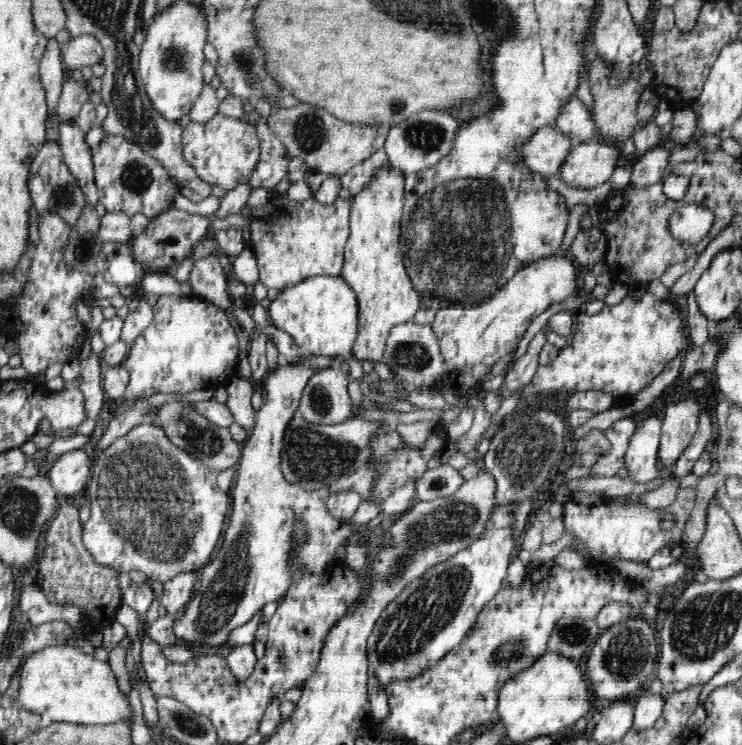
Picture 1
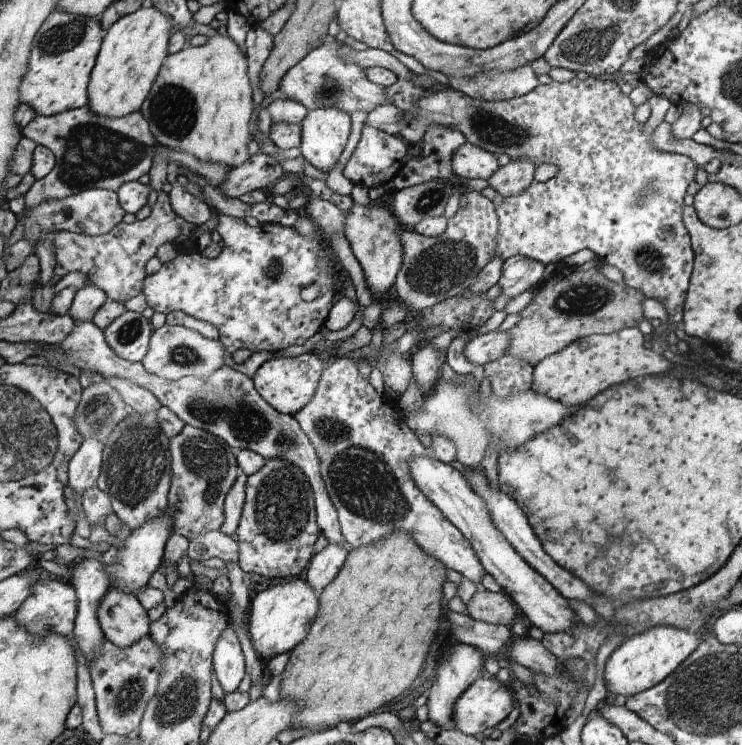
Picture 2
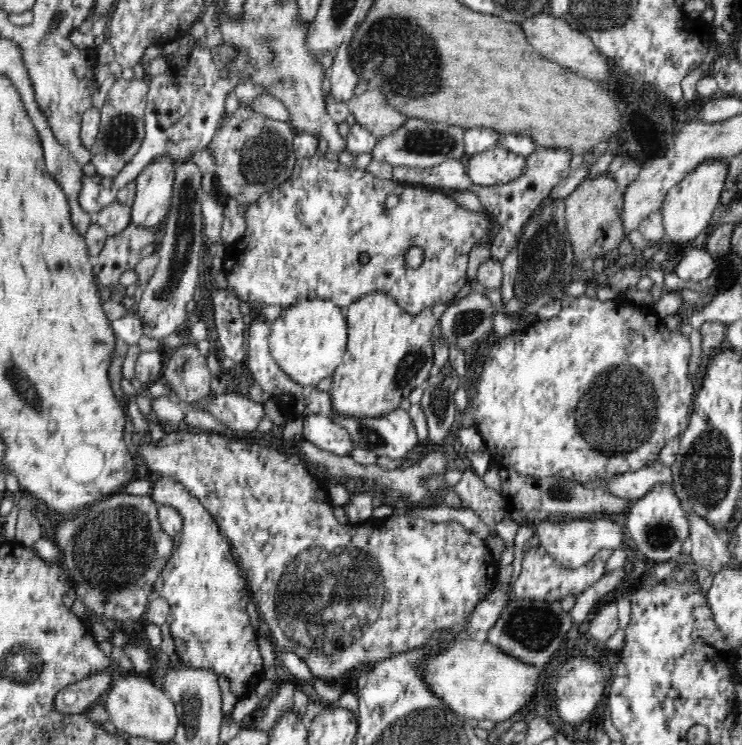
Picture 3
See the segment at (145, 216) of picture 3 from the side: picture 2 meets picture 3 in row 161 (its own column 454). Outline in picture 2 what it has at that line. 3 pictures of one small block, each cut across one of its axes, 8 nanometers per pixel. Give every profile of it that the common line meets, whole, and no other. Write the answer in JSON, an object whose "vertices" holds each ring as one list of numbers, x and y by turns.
{"vertices":[[464,142,452,156,452,170,460,180,488,180,499,168,495,153,470,142]]}

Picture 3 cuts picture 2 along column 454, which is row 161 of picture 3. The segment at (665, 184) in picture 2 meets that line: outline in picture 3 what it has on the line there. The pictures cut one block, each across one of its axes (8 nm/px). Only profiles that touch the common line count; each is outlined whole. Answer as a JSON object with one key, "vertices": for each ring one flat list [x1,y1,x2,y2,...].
{"vertices":[[119,78,106,91,105,101,101,108,99,132,94,146,90,149,90,162,94,164,97,174,114,178,120,170,132,160,138,152,145,135,145,108,149,83,147,79]]}

